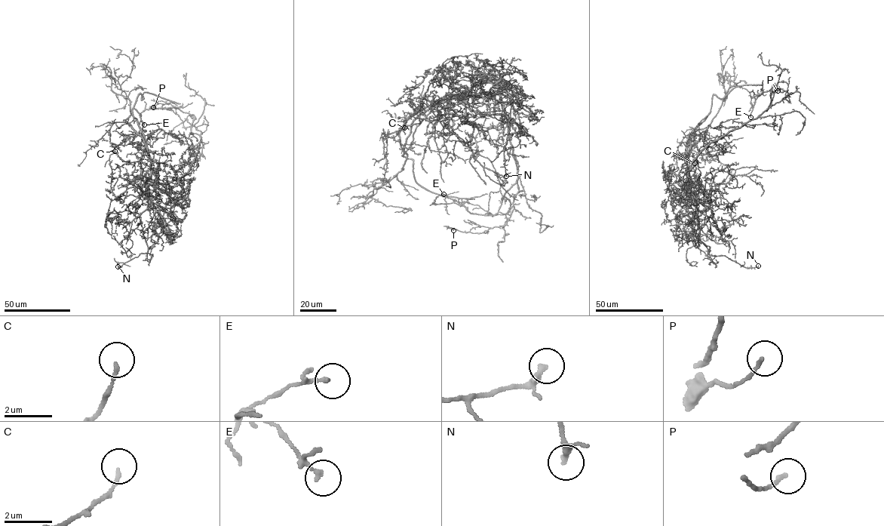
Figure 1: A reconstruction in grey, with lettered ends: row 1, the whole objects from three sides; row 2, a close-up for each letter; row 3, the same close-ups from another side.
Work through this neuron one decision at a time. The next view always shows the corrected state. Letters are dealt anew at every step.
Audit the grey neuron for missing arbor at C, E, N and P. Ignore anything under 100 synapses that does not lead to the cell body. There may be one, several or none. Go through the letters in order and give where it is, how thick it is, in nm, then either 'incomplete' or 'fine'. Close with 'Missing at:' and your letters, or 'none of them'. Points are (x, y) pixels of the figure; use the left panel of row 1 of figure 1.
C: place (115, 151); calibre 140 nm; fine
E: place (144, 124); calibre 120 nm; fine
N: place (118, 266); calibre 200 nm; fine
P: place (153, 107); calibre 150 nm; fine
Missing at: none of them

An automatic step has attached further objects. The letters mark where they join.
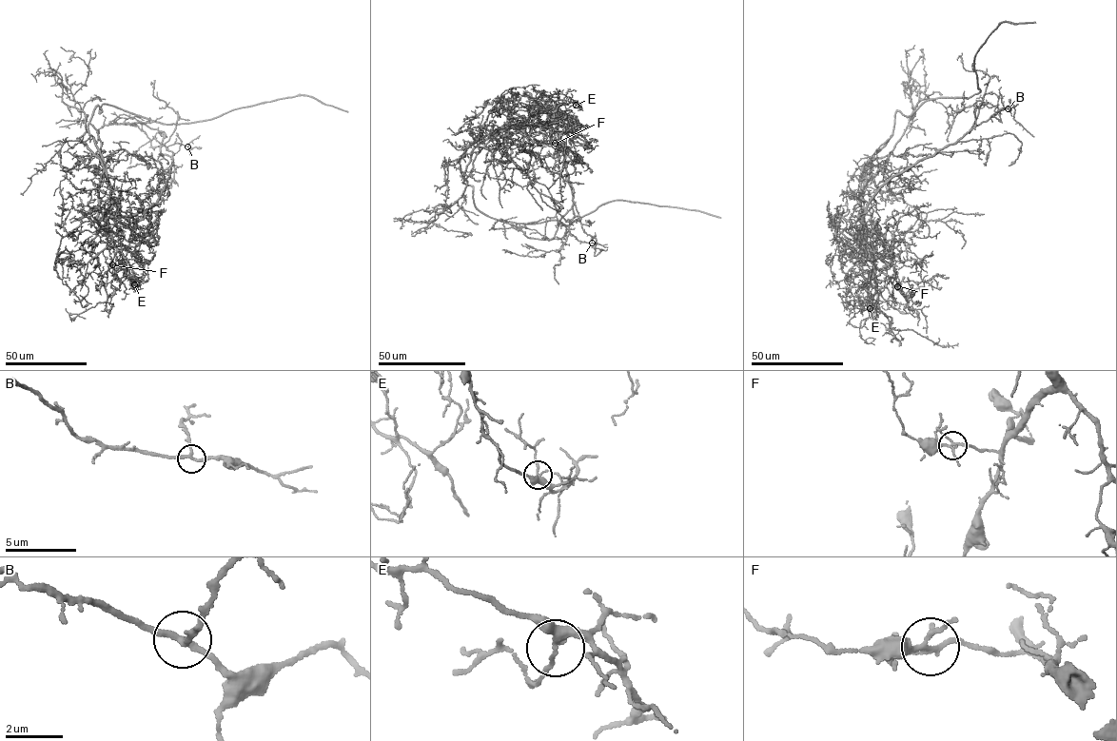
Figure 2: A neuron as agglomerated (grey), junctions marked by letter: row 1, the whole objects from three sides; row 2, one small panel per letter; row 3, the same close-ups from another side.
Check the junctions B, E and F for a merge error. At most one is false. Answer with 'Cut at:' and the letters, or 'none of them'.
Cut at: E

